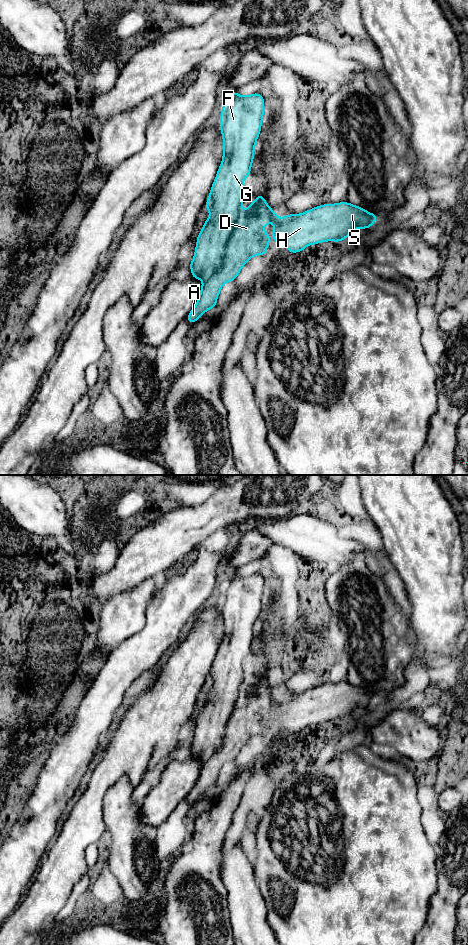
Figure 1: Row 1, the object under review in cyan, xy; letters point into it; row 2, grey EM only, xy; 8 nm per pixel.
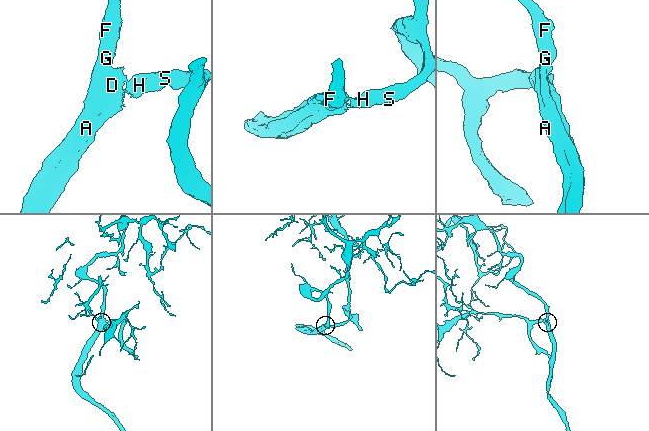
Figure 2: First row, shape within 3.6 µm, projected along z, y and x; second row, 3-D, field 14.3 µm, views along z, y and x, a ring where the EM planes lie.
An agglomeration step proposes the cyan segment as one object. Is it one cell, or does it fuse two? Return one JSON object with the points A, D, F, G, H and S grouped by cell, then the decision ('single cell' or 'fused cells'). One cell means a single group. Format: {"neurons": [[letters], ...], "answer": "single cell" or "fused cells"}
{"neurons": [["A", "D", "F", "G", "H", "S"]], "answer": "single cell"}

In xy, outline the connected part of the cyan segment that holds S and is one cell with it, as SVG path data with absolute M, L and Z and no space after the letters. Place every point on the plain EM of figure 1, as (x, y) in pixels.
M236 571L230 572L225 576L222 592L220 594L220 610L223 617L223 639L218 649L217 655L211 667L207 678L205 689L210 691L210 696L205 701L199 715L195 734L191 741L191 756L203 761L199 778L195 787L188 794L186 799L190 805L196 802L208 789L216 788L217 778L222 766L226 762L235 761L242 747L256 735L267 735L267 727L271 723L267 718L268 714L262 708L269 702L275 705L272 716L278 726L290 729L289 734L304 730L308 725L318 724L325 721L340 722L347 718L356 708L370 708L373 703L379 699L378 695L367 692L359 686L349 682L340 682L337 684L324 684L314 687L301 694L285 695L282 699L272 691L272 688L266 683L264 675L257 675L256 680L241 694L240 690L244 681L243 661L251 654L251 645L254 640L254 628L261 611L263 601L265 580L259 573L253 573L248 576L240 576Z

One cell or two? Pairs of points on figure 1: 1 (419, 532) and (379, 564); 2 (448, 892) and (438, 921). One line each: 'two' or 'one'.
1: two
2: one

